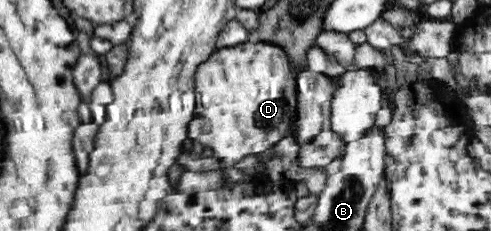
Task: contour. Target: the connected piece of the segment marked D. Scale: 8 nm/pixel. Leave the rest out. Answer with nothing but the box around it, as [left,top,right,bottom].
[178,40,297,172]

